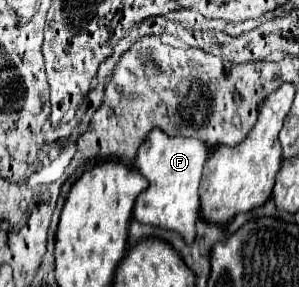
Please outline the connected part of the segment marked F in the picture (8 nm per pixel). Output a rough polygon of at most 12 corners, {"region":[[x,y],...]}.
{"region":[[151,130],[135,156],[149,182],[139,224],[195,242],[199,180],[209,156],[197,138]]}

